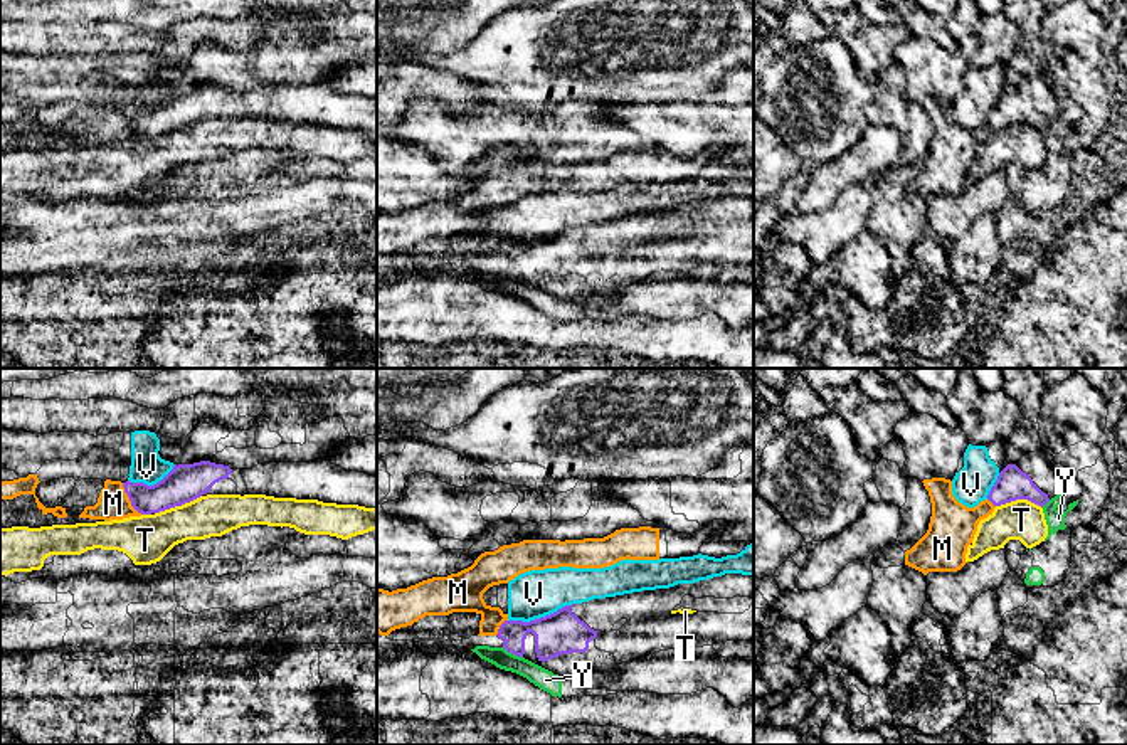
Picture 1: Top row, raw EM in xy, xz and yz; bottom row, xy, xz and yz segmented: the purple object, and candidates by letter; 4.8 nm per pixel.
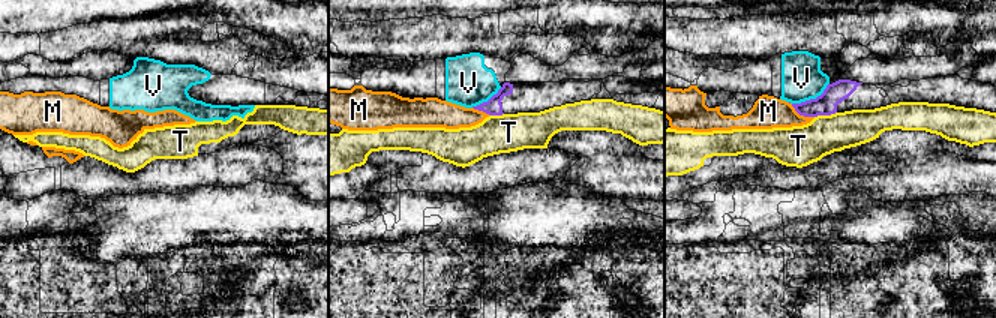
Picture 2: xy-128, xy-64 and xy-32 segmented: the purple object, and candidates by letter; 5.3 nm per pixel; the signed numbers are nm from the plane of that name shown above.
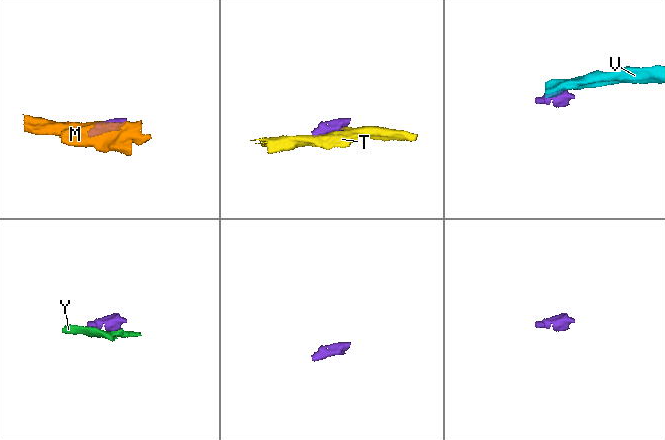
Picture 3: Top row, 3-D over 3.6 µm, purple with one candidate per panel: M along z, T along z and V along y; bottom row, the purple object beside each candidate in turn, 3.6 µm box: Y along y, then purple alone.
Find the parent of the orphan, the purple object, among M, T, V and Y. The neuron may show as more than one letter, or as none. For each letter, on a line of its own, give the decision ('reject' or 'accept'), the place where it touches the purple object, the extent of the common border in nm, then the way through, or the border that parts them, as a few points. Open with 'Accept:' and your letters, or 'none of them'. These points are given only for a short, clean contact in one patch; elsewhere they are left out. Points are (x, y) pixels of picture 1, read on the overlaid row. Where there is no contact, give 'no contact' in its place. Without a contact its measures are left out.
Accept: none of them
M: reject | xy (130, 500) | 180 nm | along xy (121, 483), (130, 503), (142, 513)
T: reject | xy (177, 505) | 240 nm
V: reject | xz (542, 618) | 340 nm | along xz (576, 602), (529, 621), (508, 621)
Y: reject | xz (513, 653) | 110 nm

